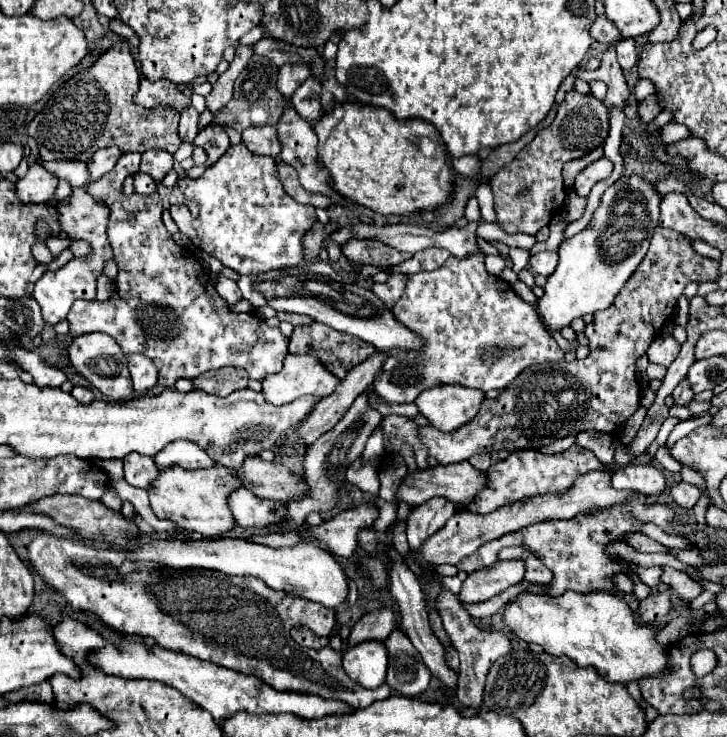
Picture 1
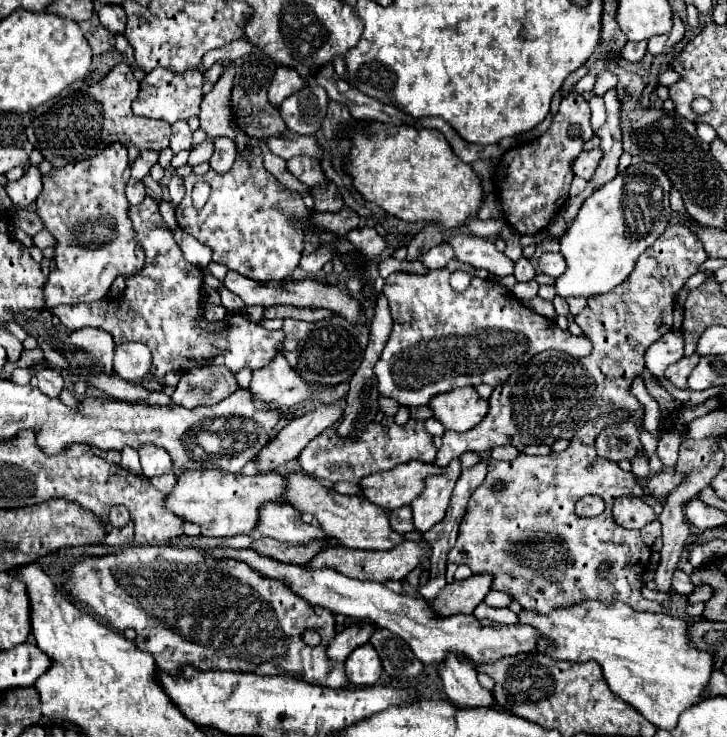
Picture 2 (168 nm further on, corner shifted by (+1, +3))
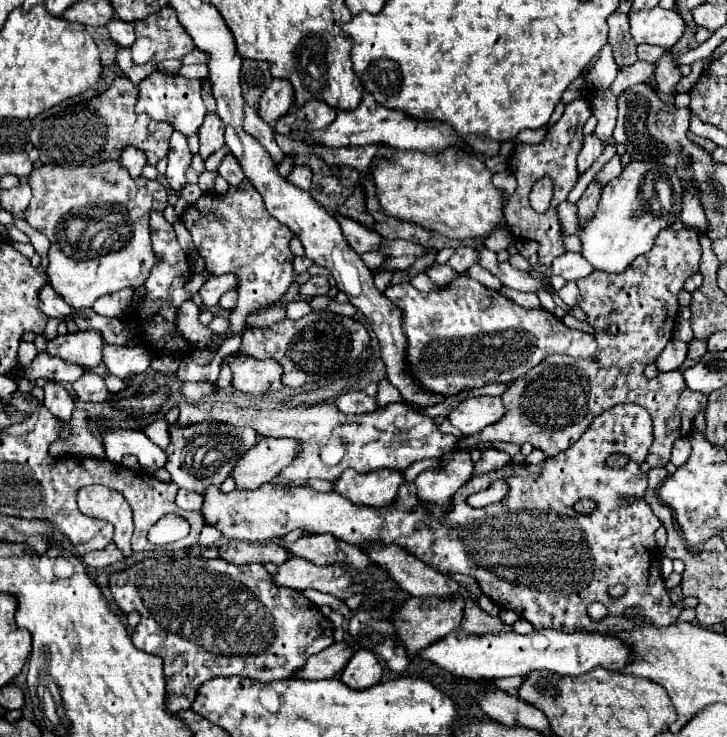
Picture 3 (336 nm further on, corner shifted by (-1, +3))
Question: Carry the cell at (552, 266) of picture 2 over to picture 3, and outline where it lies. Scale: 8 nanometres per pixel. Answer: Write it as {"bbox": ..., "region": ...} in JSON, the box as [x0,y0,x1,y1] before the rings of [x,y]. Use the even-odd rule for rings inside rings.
{"bbox":[552,252,592,280],"region":[[[566,252],[552,262],[552,274],[560,274],[564,280],[580,280],[592,272],[592,264],[584,262],[582,254]]]}

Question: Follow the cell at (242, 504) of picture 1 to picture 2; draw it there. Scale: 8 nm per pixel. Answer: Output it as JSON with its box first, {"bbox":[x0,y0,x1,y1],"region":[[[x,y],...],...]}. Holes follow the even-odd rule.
{"bbox":[256,502,324,544],"region":[[[266,502],[266,506],[262,506],[258,512],[256,534],[292,544],[304,544],[312,538],[324,536],[318,526],[302,522],[300,512],[294,510],[288,502],[282,502],[282,506],[278,506],[278,502]]]}

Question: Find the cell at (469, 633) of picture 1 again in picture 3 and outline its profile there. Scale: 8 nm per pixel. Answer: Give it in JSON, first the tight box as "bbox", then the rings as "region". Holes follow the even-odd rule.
{"bbox":[474,448,510,474],"region":[[[486,448],[482,452],[482,458],[480,462],[476,462],[474,466],[474,474],[484,474],[484,472],[492,472],[492,470],[498,470],[506,464],[510,464],[510,456],[502,450],[496,450],[496,448]]]}

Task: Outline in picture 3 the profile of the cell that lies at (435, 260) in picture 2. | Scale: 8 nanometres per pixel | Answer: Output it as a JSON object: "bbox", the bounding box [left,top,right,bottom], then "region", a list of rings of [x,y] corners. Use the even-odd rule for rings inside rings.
{"bbox":[448,246,476,272],"region":[[[462,246],[456,250],[456,254],[448,260],[448,266],[456,272],[466,272],[470,266],[476,264],[476,250],[474,248],[468,248],[468,246]]]}

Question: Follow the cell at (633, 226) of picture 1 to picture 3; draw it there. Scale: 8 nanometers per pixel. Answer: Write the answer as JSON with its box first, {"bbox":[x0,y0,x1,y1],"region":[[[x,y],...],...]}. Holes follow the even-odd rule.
{"bbox":[580,160,682,274],"region":[[[632,160],[618,178],[608,182],[600,192],[600,202],[596,216],[580,230],[582,240],[582,256],[598,270],[620,274],[638,254],[648,252],[654,246],[654,240],[662,228],[672,226],[680,220],[682,208],[682,182],[676,176],[676,170],[664,168],[656,162],[642,162]],[[664,170],[664,174],[662,174]],[[648,172],[654,172],[664,178],[668,184],[668,198],[646,198],[644,194],[644,178]]]}

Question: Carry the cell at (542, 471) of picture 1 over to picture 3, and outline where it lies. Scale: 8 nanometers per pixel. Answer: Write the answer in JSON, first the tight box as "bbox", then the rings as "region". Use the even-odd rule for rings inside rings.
{"bbox":[204,404,680,632],"region":[[[618,404],[606,412],[602,412],[592,426],[582,434],[582,438],[560,452],[556,458],[548,458],[542,464],[508,464],[484,476],[472,476],[464,488],[460,488],[452,496],[452,510],[448,516],[436,518],[432,516],[424,502],[420,502],[416,494],[416,486],[412,482],[404,482],[398,488],[398,494],[392,504],[384,508],[356,506],[342,498],[336,492],[314,492],[304,486],[288,486],[288,484],[262,484],[256,490],[232,490],[230,494],[220,492],[216,486],[210,486],[204,494],[204,516],[206,522],[222,532],[222,536],[232,540],[246,542],[270,542],[280,540],[292,530],[302,530],[308,534],[332,534],[342,542],[354,544],[358,548],[368,548],[370,544],[396,544],[404,548],[408,554],[422,560],[426,566],[436,568],[438,572],[450,574],[470,574],[480,590],[498,606],[514,610],[520,618],[534,624],[536,630],[554,628],[562,632],[578,632],[578,630],[594,630],[594,632],[624,632],[634,630],[646,624],[656,628],[672,624],[680,610],[672,604],[664,578],[660,572],[660,550],[654,540],[654,532],[662,526],[662,522],[652,514],[652,508],[644,502],[644,492],[648,488],[648,476],[640,470],[640,464],[646,460],[646,454],[652,446],[652,420],[650,414],[638,404]],[[610,454],[626,454],[630,462],[626,468],[614,470],[606,466],[606,458]],[[494,480],[506,480],[508,494],[494,504],[484,508],[468,506],[466,498],[478,490],[486,490]],[[624,496],[636,496],[638,500],[626,506],[622,502]],[[580,498],[590,498],[596,502],[594,512],[578,514],[574,510],[574,502]],[[624,584],[626,594],[620,600],[612,600],[608,596],[608,586]],[[592,602],[602,602],[610,616],[602,622],[592,622],[586,614],[586,608]],[[626,608],[642,608],[642,616],[636,620],[626,620],[622,612]]]}

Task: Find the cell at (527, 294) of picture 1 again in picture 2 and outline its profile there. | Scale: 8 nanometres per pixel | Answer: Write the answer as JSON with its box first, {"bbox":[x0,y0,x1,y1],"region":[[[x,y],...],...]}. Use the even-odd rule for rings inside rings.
{"bbox":[512,280,538,302],"region":[[[530,280],[530,282],[518,282],[518,284],[512,288],[512,294],[514,294],[518,300],[528,302],[528,300],[532,300],[532,298],[538,296],[538,284],[536,284],[534,280]]]}

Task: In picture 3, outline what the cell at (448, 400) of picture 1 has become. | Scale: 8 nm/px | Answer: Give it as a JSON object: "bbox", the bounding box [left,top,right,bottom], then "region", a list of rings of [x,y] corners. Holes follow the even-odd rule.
{"bbox":[448,396,504,436],"region":[[[474,396],[460,402],[448,416],[464,436],[478,434],[482,428],[498,422],[504,416],[504,404],[500,396]]]}

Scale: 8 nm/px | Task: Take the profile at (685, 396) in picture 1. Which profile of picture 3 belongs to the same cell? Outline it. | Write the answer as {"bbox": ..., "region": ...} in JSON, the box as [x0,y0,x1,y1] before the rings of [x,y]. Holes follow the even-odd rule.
{"bbox":[680,338,708,370],"region":[[[694,338],[694,340],[688,344],[688,356],[686,356],[684,364],[680,366],[680,370],[686,370],[686,368],[698,364],[700,358],[702,358],[706,352],[708,352],[708,350],[706,350],[706,340],[698,340],[698,338]]]}

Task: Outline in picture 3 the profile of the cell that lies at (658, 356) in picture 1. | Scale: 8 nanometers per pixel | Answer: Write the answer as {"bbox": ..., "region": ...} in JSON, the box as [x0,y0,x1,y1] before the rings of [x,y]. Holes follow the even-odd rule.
{"bbox":[656,340,688,372],"region":[[[670,340],[668,346],[662,350],[662,354],[656,360],[656,366],[660,372],[670,372],[670,370],[678,370],[682,366],[682,362],[686,360],[686,350],[688,344],[682,340]]]}

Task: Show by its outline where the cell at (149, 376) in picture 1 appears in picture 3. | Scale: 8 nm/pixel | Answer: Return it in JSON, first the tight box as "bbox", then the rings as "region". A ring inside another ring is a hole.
{"bbox":[102,344,150,380],"region":[[[106,344],[104,354],[102,354],[102,362],[110,374],[124,380],[128,376],[142,374],[150,366],[150,356],[144,346],[128,348],[128,346]]]}

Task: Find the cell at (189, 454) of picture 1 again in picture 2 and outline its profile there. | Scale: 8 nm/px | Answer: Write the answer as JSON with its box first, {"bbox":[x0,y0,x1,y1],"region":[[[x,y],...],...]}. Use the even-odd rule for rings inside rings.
{"bbox":[140,444,174,476],"region":[[[146,444],[140,450],[140,462],[142,462],[142,470],[144,474],[150,476],[162,476],[168,472],[174,472],[174,462],[170,458],[170,454],[166,450],[162,450],[160,446],[154,444]]]}

